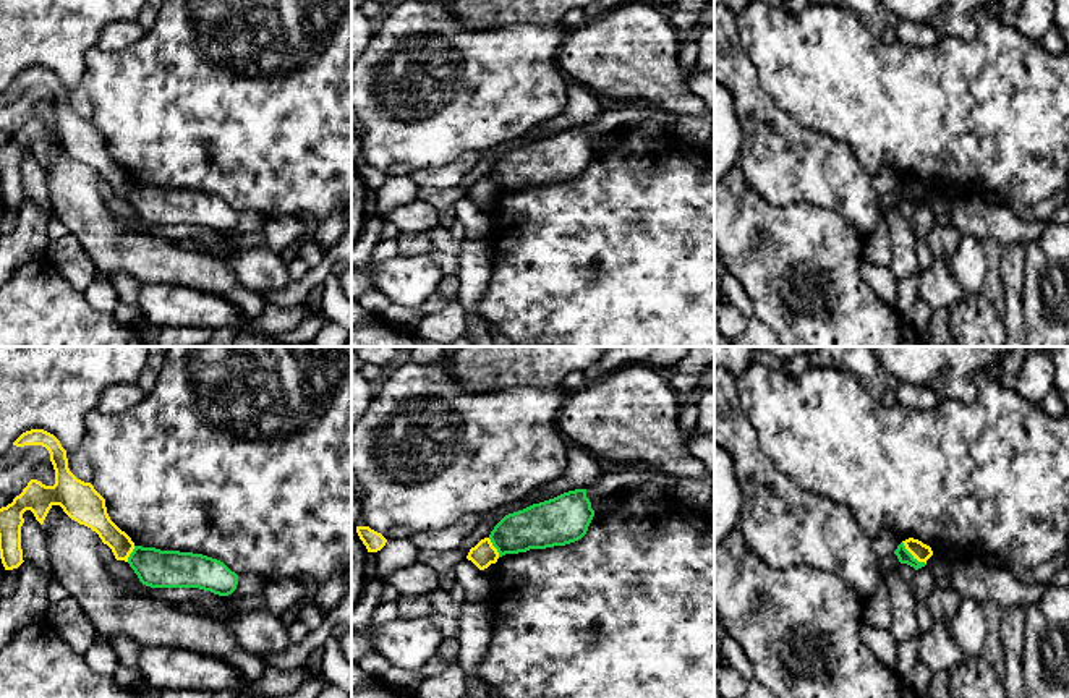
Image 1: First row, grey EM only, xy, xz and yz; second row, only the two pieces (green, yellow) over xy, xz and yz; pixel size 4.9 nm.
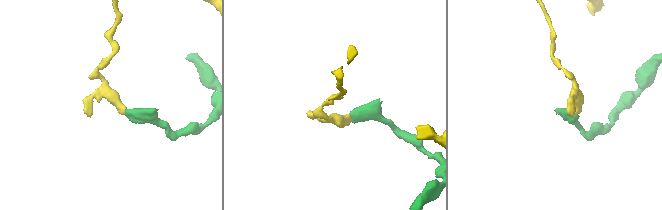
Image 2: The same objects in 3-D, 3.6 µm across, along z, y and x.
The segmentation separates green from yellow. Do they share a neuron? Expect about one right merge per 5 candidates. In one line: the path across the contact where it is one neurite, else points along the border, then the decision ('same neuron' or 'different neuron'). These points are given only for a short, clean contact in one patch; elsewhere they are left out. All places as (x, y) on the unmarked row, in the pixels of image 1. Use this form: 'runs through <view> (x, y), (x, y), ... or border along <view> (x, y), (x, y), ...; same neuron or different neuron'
border along yz (902, 178), (925, 201); different neuron

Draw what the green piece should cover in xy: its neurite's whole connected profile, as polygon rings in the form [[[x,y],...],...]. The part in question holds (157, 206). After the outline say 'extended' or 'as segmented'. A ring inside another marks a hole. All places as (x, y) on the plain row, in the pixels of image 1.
[[[134,183],[128,201],[139,219],[151,225],[199,225],[228,233],[238,222],[235,209],[202,191]]]; as segmented

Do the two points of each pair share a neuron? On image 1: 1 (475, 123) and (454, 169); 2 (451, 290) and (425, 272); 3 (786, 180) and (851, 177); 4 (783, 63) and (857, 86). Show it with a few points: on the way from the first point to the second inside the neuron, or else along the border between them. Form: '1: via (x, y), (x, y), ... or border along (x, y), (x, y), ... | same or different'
1: border along (480, 153), (462, 153), (446, 164), (425, 170) | different
2: border along (444, 276), (436, 290) | different
3: via (802, 177), (834, 177) | same
4: via (800, 63), (823, 65), (839, 80) | same

